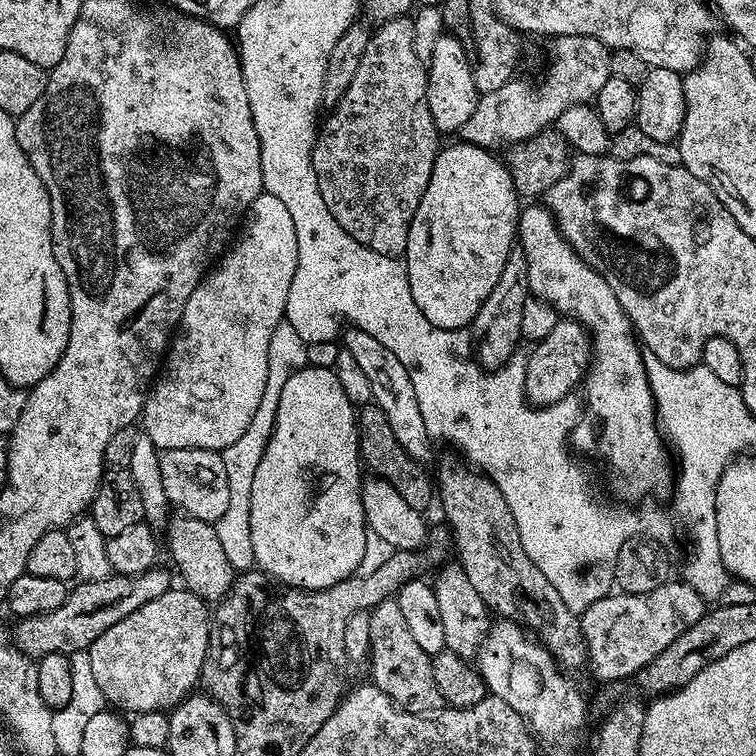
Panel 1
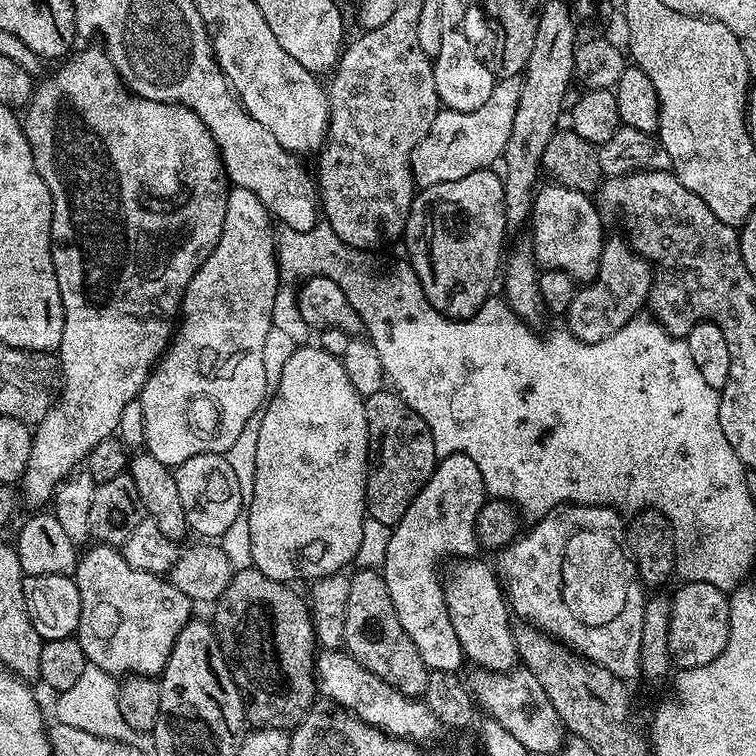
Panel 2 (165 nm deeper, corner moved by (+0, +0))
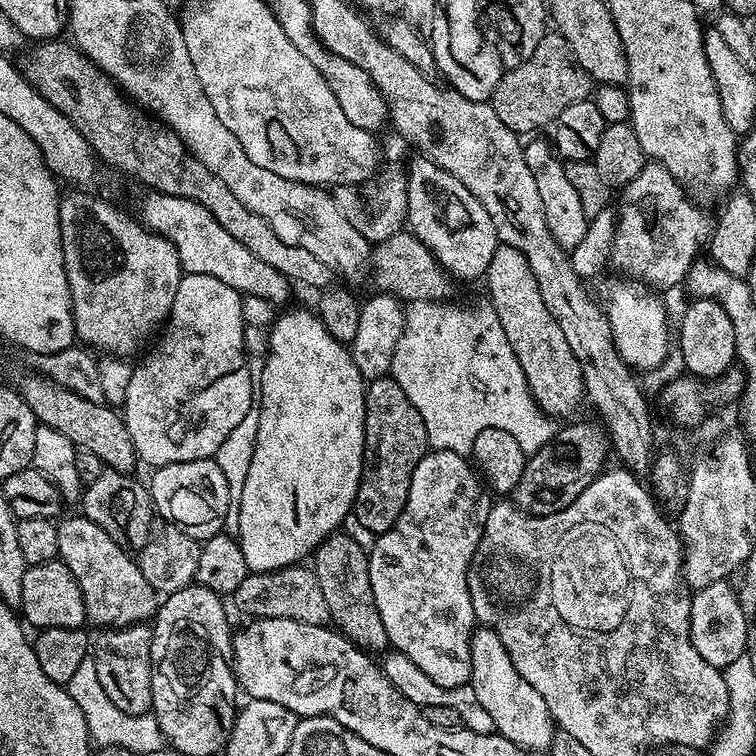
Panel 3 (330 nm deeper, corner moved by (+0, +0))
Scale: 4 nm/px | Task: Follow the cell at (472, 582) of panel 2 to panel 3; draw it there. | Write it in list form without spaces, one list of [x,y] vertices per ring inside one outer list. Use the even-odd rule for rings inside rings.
[[[477,627],[472,634],[470,646],[470,662],[472,663],[472,679],[470,681],[474,694],[478,694],[478,702],[482,702],[490,718],[494,718],[494,726],[499,735],[514,742],[519,748],[528,749],[529,753],[544,752],[552,744],[554,721],[542,694],[514,670],[514,662],[510,662],[510,654],[506,654],[506,646],[489,628]]]

